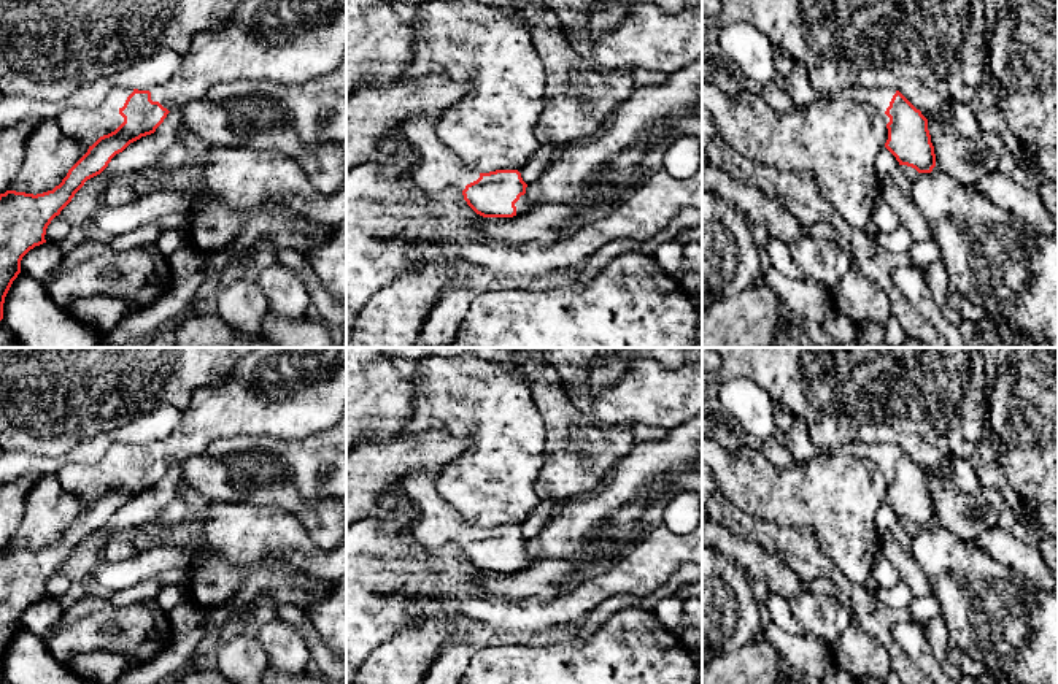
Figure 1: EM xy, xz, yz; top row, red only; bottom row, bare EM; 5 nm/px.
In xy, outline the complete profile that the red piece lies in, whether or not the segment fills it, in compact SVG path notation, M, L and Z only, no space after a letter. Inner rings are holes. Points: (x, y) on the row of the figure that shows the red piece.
M246 0L221 30L197 32L176 73L149 90L119 87L97 110L65 108L56 119L62 132L89 144L87 152L52 190L0 194L0 321L5 297L21 273L22 257L46 243L51 221L84 183L100 175L130 143L151 135L175 108L203 98L219 83L245 79L297 84L334 73L346 54L346 0Z

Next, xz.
M440 113L421 114L405 124L405 136L418 151L413 186L426 195L461 190L467 205L483 217L513 217L532 203L521 170L478 173L467 168L437 135Z

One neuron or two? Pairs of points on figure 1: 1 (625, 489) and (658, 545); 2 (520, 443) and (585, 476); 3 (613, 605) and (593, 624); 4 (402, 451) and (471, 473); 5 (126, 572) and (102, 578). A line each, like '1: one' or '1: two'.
1: two
2: two
3: one
4: two
5: one

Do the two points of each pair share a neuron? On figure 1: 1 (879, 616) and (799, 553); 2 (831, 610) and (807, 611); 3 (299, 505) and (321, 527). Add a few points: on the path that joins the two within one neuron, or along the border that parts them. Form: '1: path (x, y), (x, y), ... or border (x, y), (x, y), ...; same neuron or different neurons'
1: path (864, 605), (830, 570), (820, 565); same neuron
2: path (825, 611), (814, 611); same neuron
3: path (304, 510), (316, 522); same neuron

